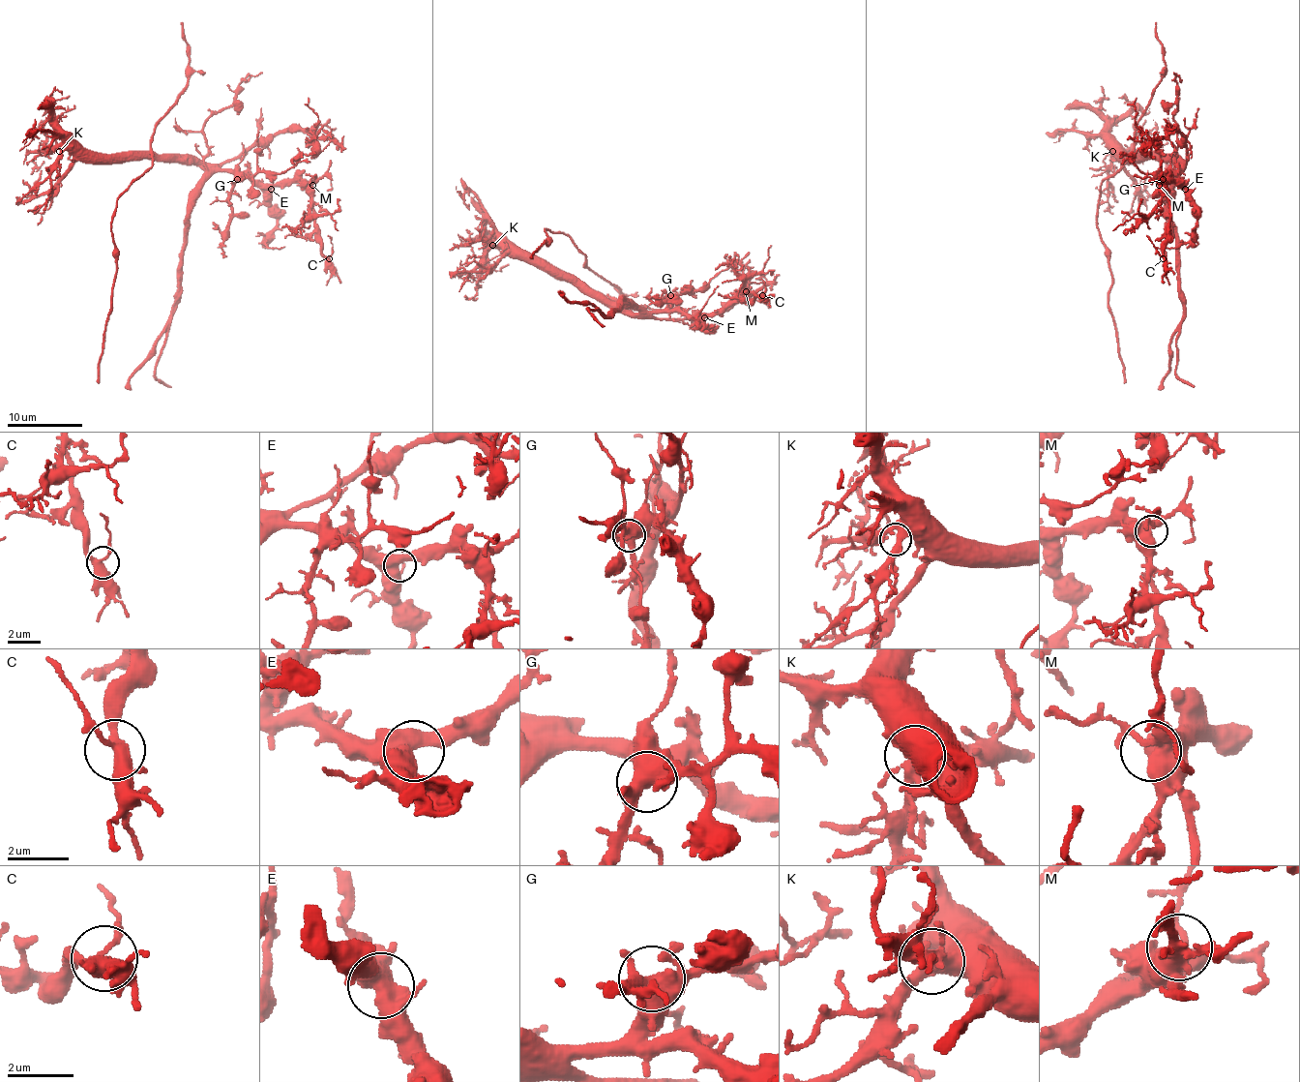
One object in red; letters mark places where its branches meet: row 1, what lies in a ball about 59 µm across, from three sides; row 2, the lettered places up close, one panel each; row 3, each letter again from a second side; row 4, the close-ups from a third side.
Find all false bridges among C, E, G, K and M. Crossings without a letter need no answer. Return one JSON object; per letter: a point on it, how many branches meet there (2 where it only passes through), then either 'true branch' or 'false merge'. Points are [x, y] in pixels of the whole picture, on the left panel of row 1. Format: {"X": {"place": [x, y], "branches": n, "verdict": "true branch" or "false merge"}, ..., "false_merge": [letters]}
{"C": {"place": [329, 258], "branches": 4, "verdict": "true branch"}, "E": {"place": [271, 189], "branches": 4, "verdict": "true branch"}, "G": {"place": [237, 179], "branches": 6, "verdict": "true branch"}, "K": {"place": [59, 151], "branches": 5, "verdict": "true branch"}, "M": {"place": [312, 185], "branches": 3, "verdict": "true branch"}, "false_merge": []}

